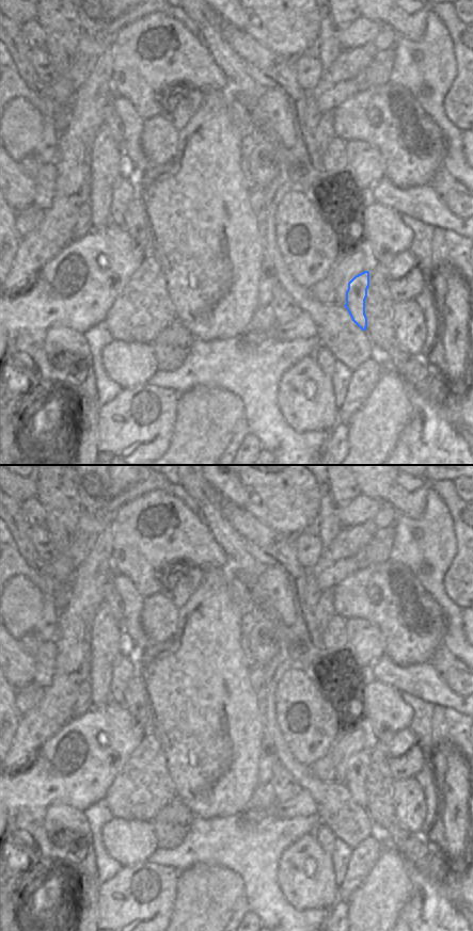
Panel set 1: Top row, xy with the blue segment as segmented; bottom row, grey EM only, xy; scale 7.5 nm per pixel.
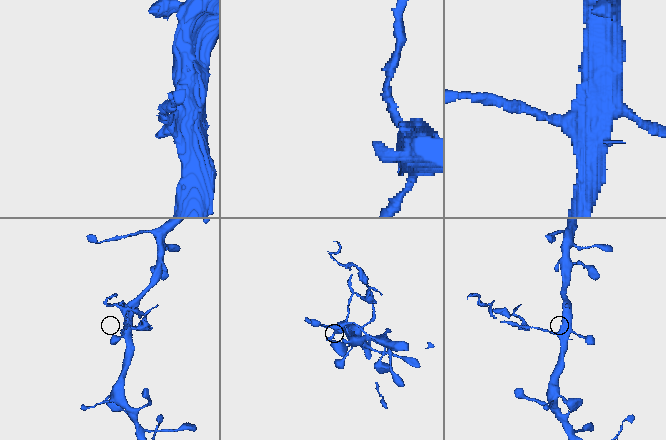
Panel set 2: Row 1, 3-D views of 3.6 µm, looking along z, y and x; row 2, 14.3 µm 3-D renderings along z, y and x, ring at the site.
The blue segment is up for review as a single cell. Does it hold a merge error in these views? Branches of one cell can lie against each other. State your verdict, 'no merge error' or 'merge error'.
merge error

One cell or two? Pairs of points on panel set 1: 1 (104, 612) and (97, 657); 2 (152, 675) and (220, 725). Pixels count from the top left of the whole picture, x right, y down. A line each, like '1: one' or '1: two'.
1: one
2: one

